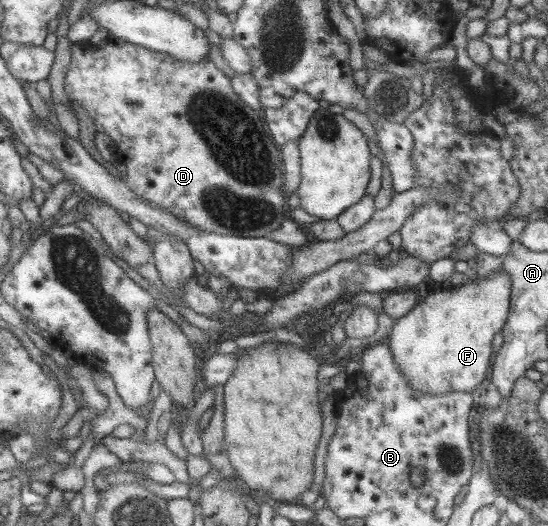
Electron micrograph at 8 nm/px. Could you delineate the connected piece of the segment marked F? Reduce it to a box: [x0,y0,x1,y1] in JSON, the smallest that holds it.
[384,272,510,395]

